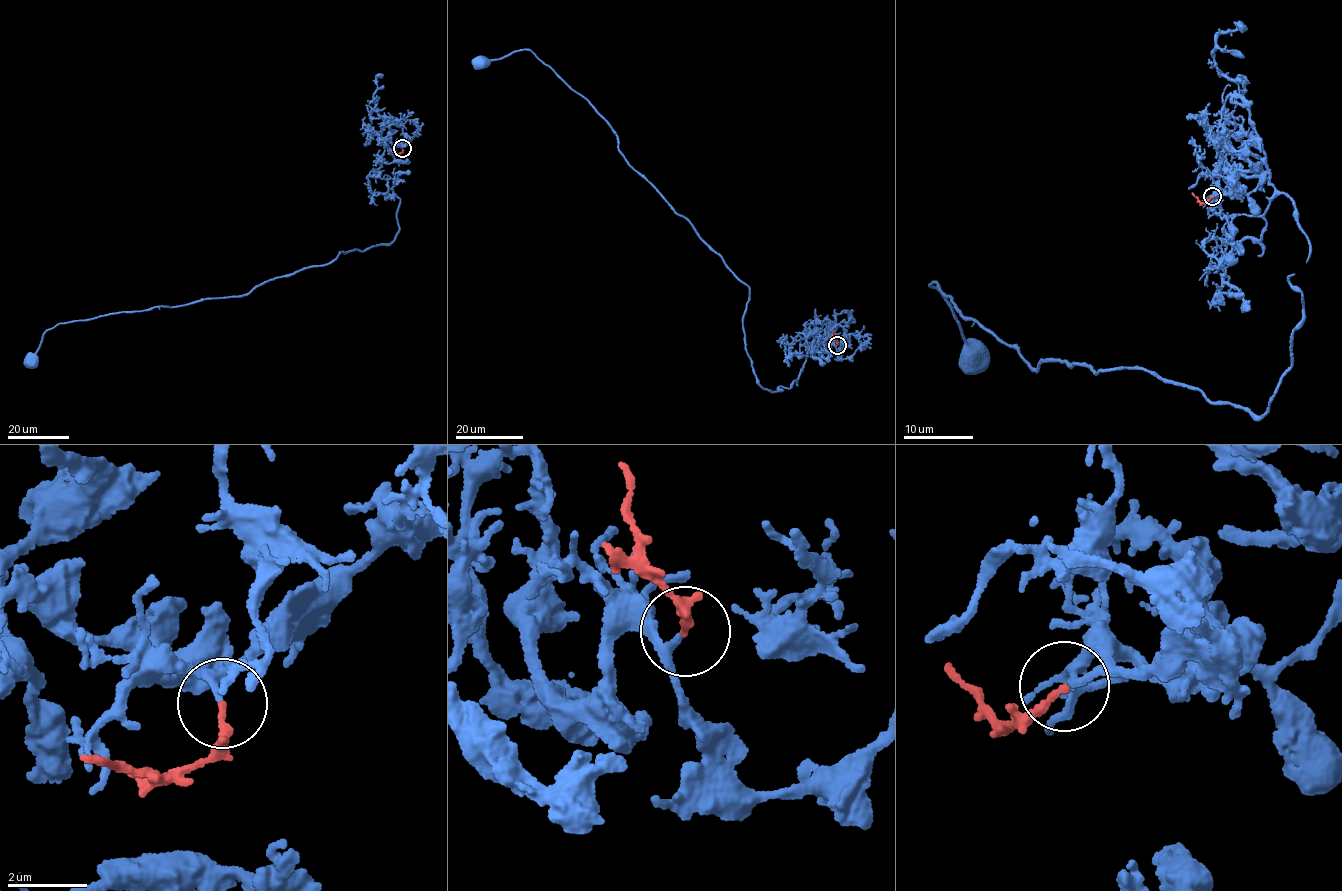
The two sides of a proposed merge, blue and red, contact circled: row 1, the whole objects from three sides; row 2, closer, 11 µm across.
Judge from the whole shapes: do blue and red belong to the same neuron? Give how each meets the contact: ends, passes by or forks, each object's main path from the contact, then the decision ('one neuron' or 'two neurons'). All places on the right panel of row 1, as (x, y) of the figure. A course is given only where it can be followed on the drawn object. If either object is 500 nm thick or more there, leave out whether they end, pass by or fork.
blue passes by | red ends | blue via (1214, 196), (1217, 164), (1263, 177), (1309, 246), (1260, 416), (1036, 369), (933, 282), (970, 359) | red via (1211, 196), (1199, 203), (1192, 192) | one neuron

